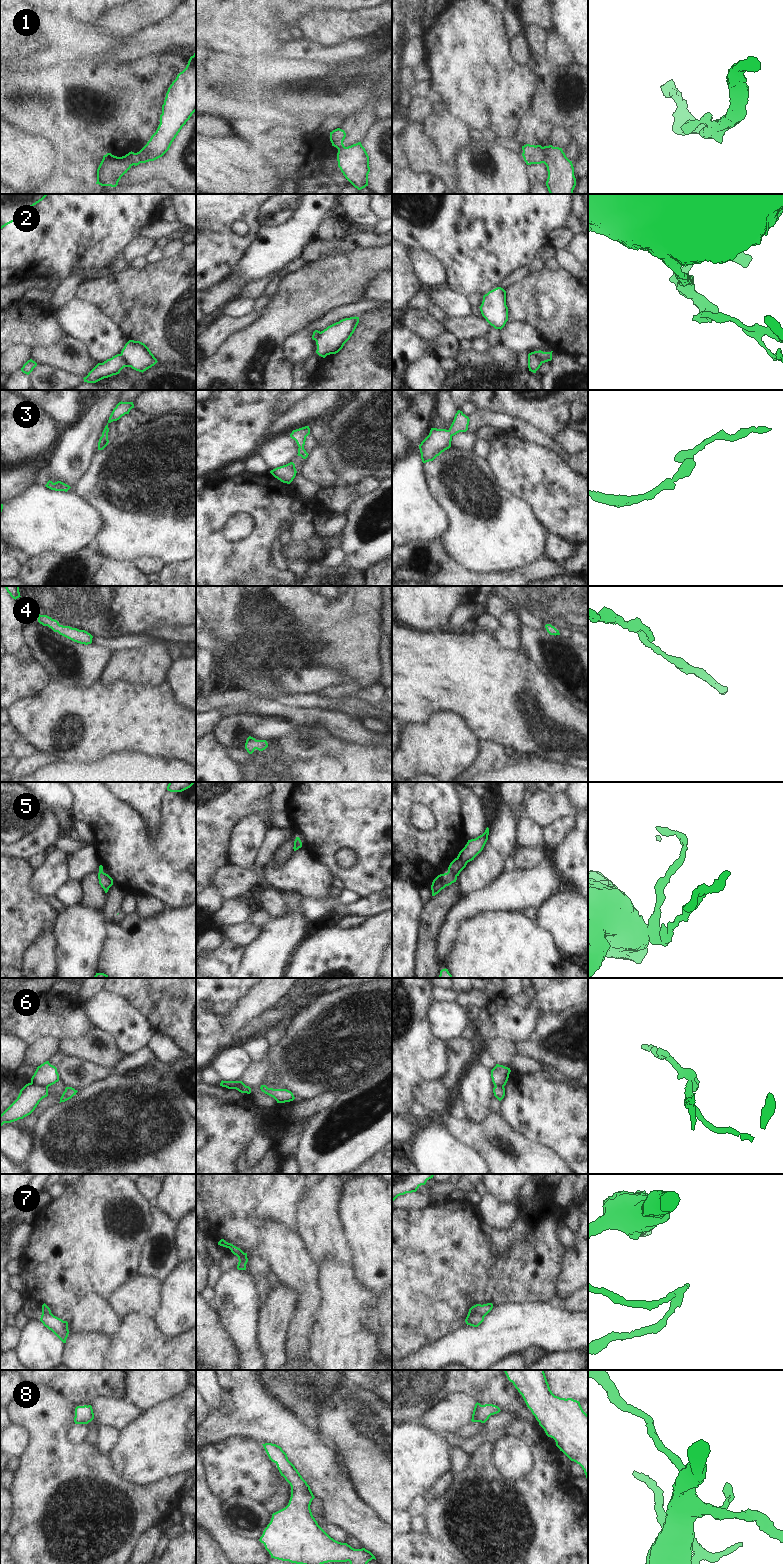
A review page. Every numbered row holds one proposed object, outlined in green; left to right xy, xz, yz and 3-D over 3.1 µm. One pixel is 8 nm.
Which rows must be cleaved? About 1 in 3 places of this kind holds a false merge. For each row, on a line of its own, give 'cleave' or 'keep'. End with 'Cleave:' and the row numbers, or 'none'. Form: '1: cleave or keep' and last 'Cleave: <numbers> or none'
1: cleave
2: cleave
3: keep
4: keep
5: keep
6: cleave
7: cleave
8: keep
Cleave: 1, 2, 6, 7

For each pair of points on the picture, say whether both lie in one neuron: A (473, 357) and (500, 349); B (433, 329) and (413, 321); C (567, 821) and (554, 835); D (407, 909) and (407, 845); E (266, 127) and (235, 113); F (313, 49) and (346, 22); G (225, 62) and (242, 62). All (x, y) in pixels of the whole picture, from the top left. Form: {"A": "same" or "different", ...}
{"A": "same", "B": "same", "C": "same", "D": "different", "E": "same", "F": "different", "G": "different"}

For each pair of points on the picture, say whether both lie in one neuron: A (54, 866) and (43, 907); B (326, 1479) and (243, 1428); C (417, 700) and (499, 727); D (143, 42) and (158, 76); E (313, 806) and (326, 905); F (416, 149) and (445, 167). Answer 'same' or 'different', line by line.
A: different
B: same
C: same
D: different
E: different
F: same

